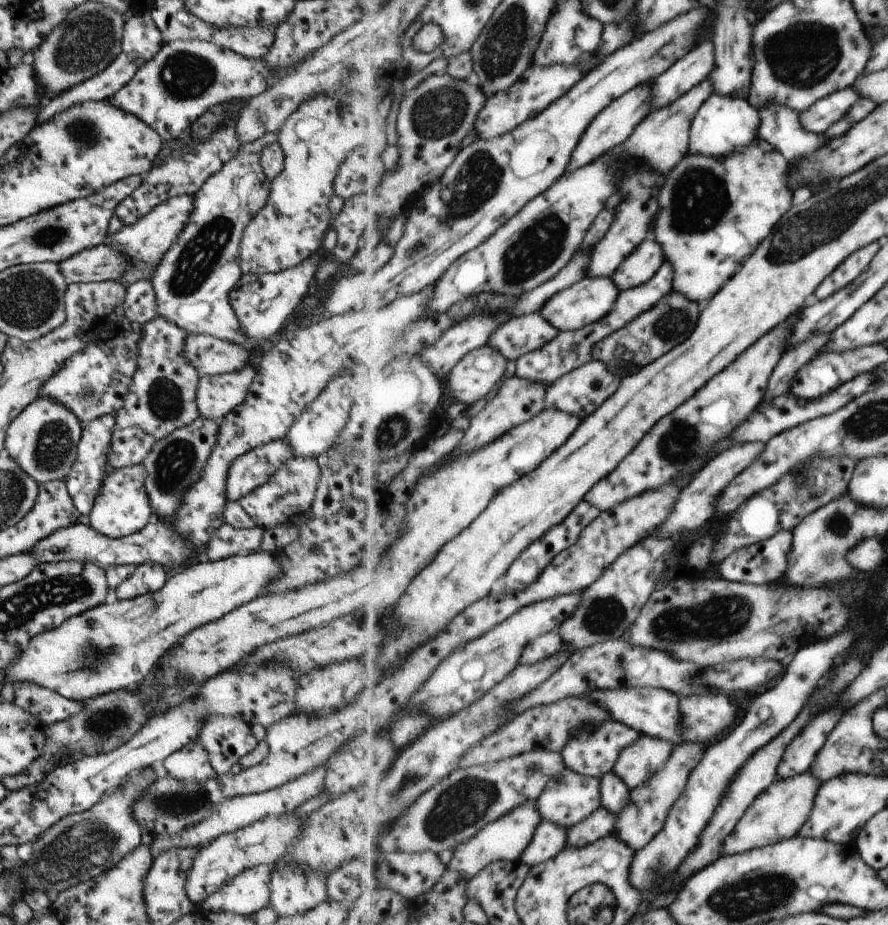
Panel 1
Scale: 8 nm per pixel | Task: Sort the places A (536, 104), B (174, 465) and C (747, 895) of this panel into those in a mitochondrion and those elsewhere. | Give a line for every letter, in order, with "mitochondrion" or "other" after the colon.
A: other
B: mitochondrion
C: mitochondrion

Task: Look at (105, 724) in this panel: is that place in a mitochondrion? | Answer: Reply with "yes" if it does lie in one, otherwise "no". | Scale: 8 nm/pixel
yes

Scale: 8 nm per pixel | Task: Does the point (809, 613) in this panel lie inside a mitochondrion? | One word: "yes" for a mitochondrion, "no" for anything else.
no

